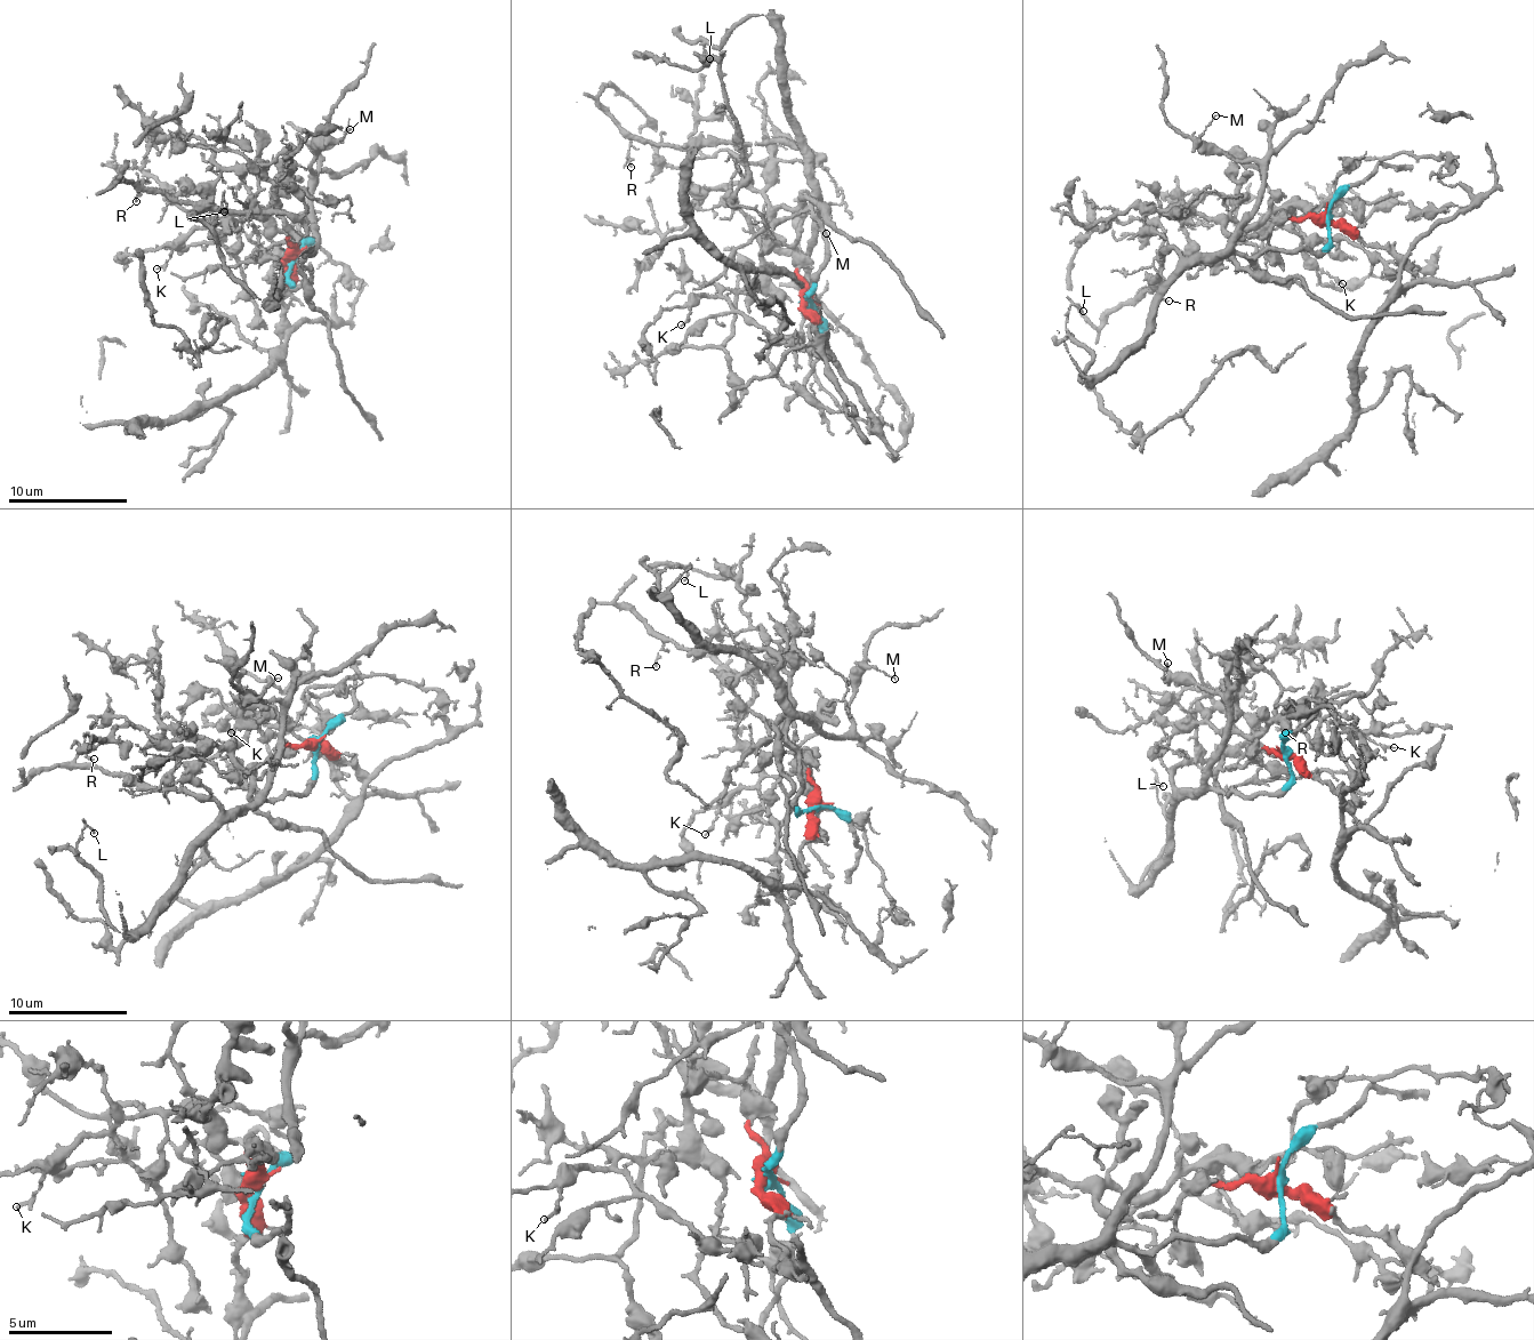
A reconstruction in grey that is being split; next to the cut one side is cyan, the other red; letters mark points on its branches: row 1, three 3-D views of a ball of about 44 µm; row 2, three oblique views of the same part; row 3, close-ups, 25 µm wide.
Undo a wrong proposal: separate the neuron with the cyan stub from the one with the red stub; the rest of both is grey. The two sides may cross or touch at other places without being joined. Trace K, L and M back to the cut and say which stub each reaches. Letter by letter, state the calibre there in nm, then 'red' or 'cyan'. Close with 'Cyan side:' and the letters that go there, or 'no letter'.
K: 190 nm | red
L: 100 nm | cyan
M: 110 nm | cyan
Cyan side: L, M

